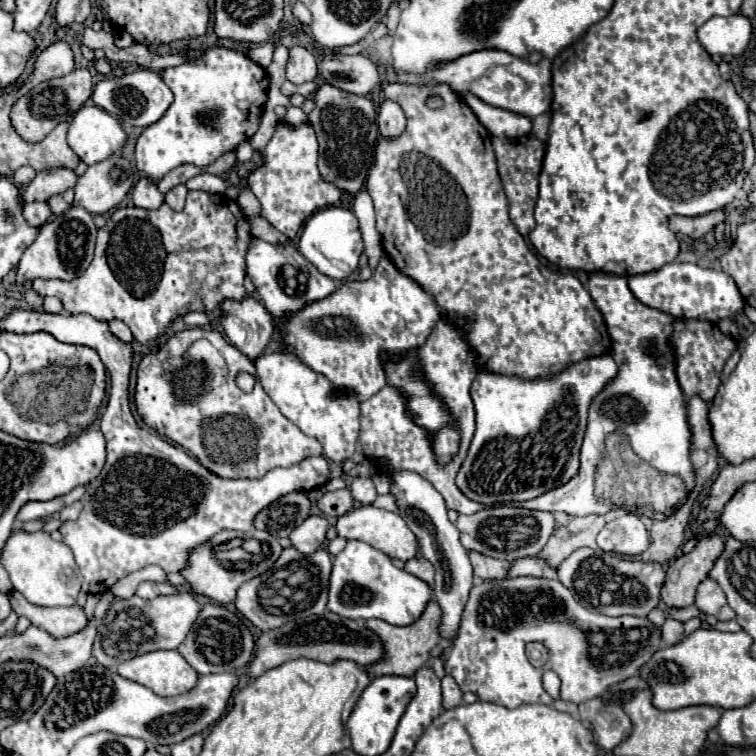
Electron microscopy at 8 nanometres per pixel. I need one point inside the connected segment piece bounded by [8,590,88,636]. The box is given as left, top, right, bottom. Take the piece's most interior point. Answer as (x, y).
(63, 620)

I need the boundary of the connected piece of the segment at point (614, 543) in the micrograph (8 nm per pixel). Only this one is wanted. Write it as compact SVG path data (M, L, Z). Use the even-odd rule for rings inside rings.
M626 512L624 516L614 518L600 530L598 546L604 552L634 556L648 548L648 530L638 514Z

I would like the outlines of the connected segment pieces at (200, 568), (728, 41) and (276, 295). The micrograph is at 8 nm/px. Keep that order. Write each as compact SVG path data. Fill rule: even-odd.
M226 530L226 532L216 534L216 536L210 538L208 542L196 546L194 550L190 550L190 554L188 554L188 562L186 562L186 568L180 570L180 574L184 576L184 580L186 580L186 584L190 586L190 592L192 592L192 594L202 594L202 596L206 596L206 598L216 600L218 604L228 604L228 602L234 602L234 598L236 598L236 588L240 588L242 582L246 582L246 580L250 580L250 578L254 578L254 576L266 572L266 570L278 560L280 552L282 552L282 548L280 548L278 540L276 540L274 536L270 536L268 532L262 532L262 530L248 530L248 532L236 532L236 530L232 530L232 532L228 532L228 530ZM232 538L256 538L256 540L262 540L262 542L266 542L266 544L270 546L270 556L268 556L266 560L262 560L260 564L256 564L254 568L244 570L244 572L224 570L224 566L214 558L214 554L212 554L212 546L216 546L216 544L220 544L220 542L226 542L226 540L232 540Z
M714 16L698 28L698 40L708 54L738 56L746 50L752 38L752 24L748 18L736 16Z
M252 238L246 252L246 274L256 286L258 296L264 306L274 316L288 316L312 300L322 300L336 290L336 282L320 274L294 246L290 244L270 244L260 238Z

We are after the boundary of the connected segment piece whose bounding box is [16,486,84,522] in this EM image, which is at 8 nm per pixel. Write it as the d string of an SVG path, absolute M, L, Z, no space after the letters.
M76 486L74 490L70 490L68 494L64 496L58 496L58 498L52 498L52 500L46 500L46 502L36 502L36 500L30 500L26 502L16 520L18 522L28 522L28 520L34 520L34 518L46 518L46 516L52 516L56 512L60 512L64 506L70 506L72 502L80 500L84 494L84 486Z

